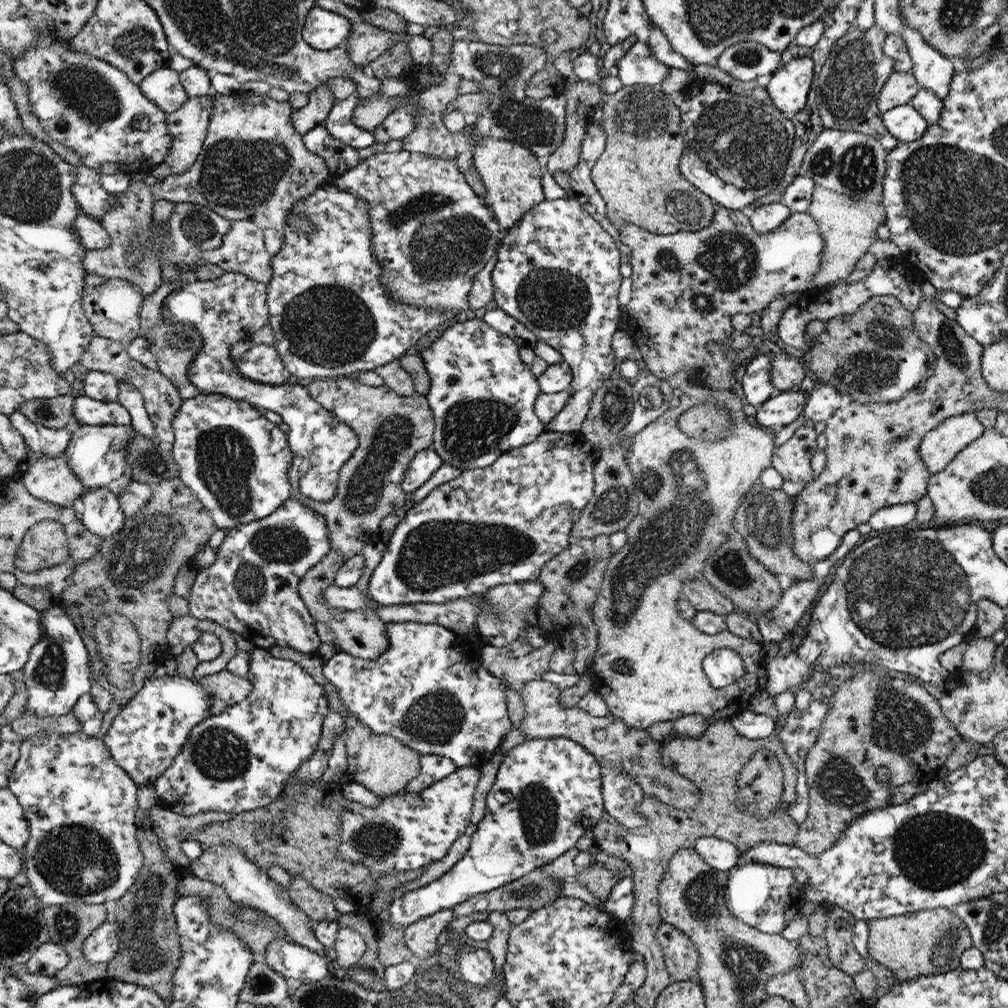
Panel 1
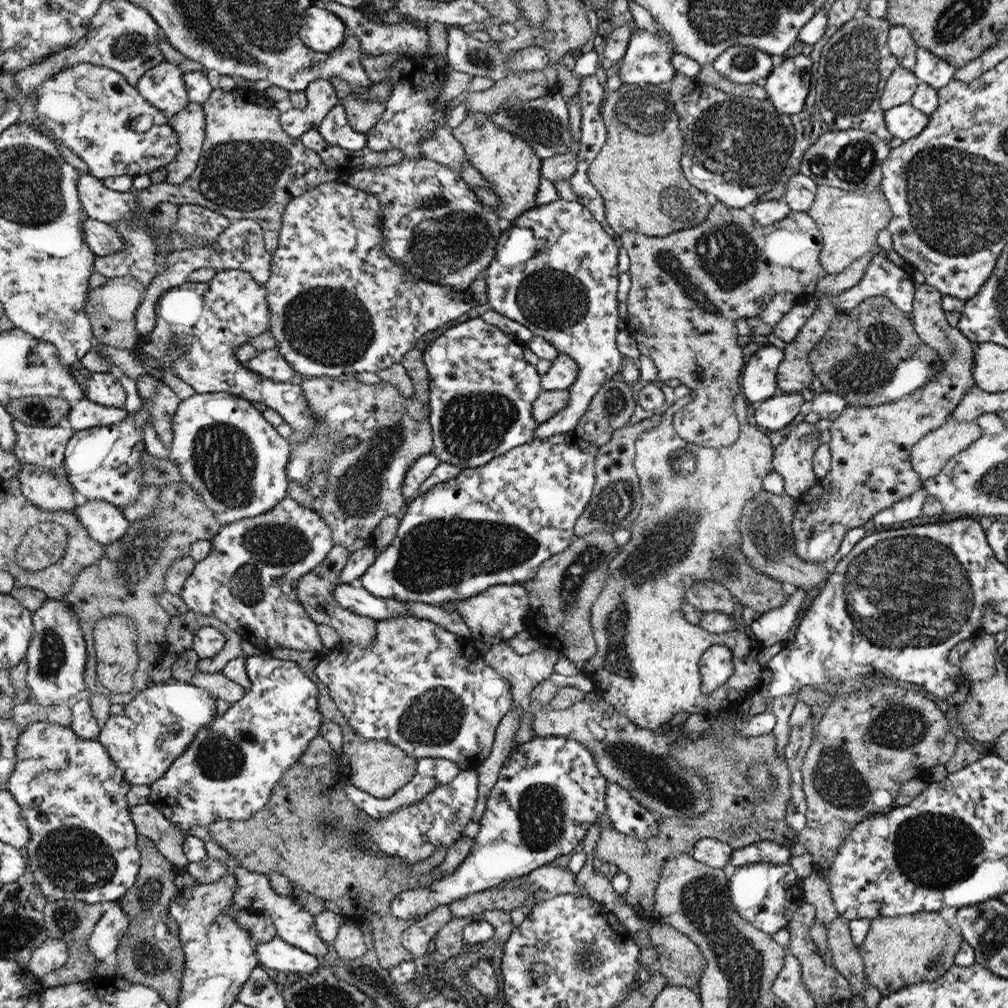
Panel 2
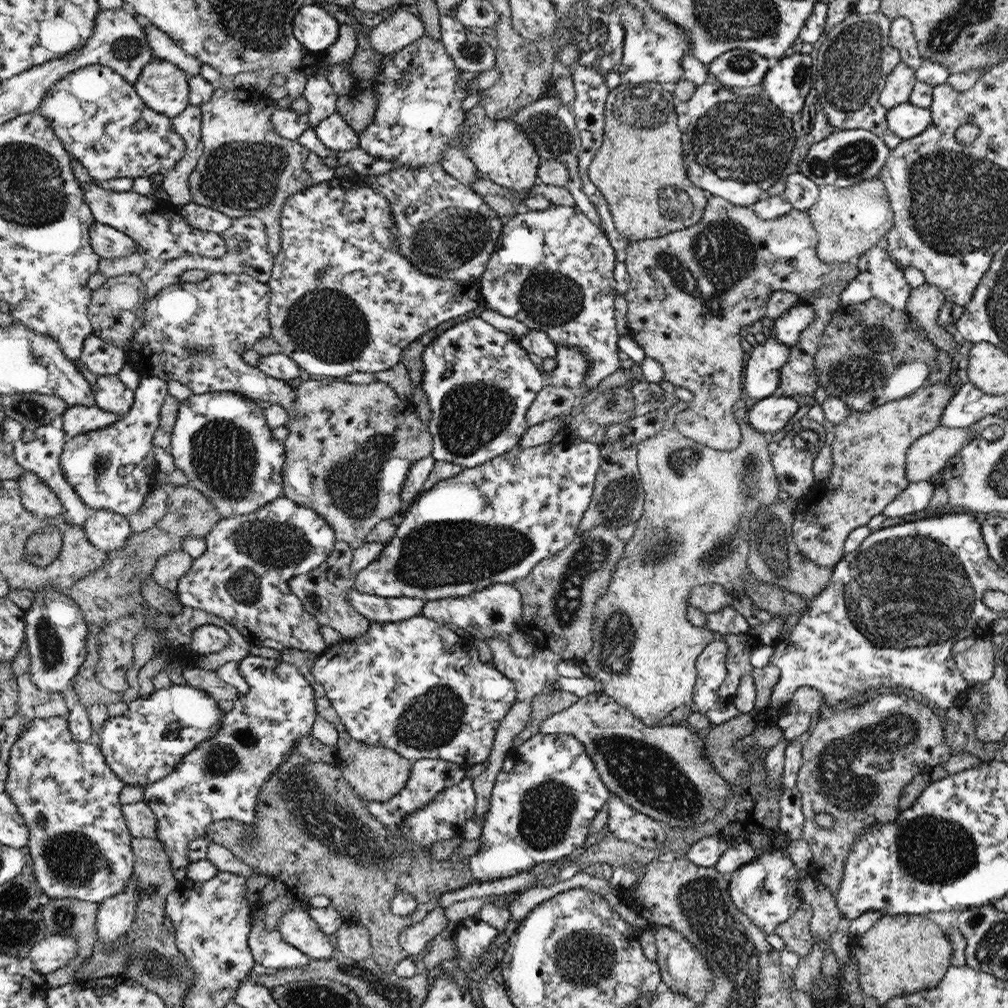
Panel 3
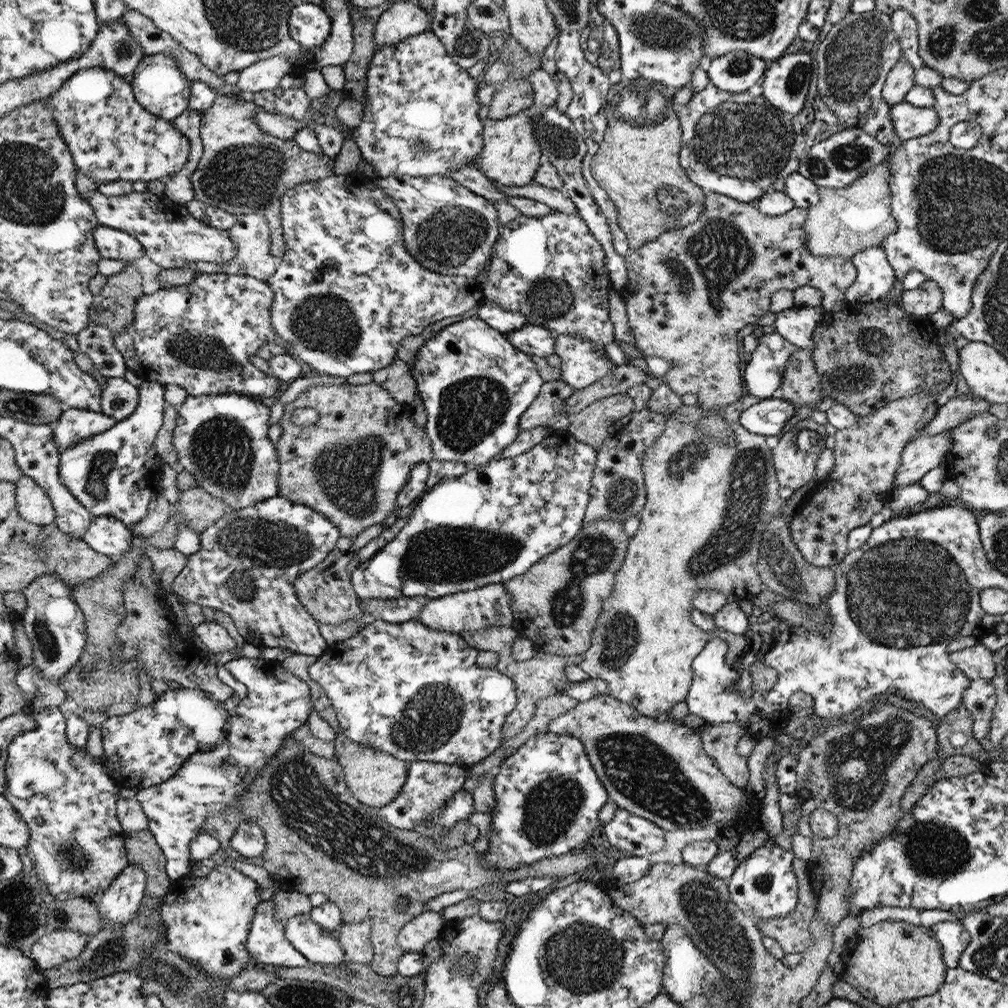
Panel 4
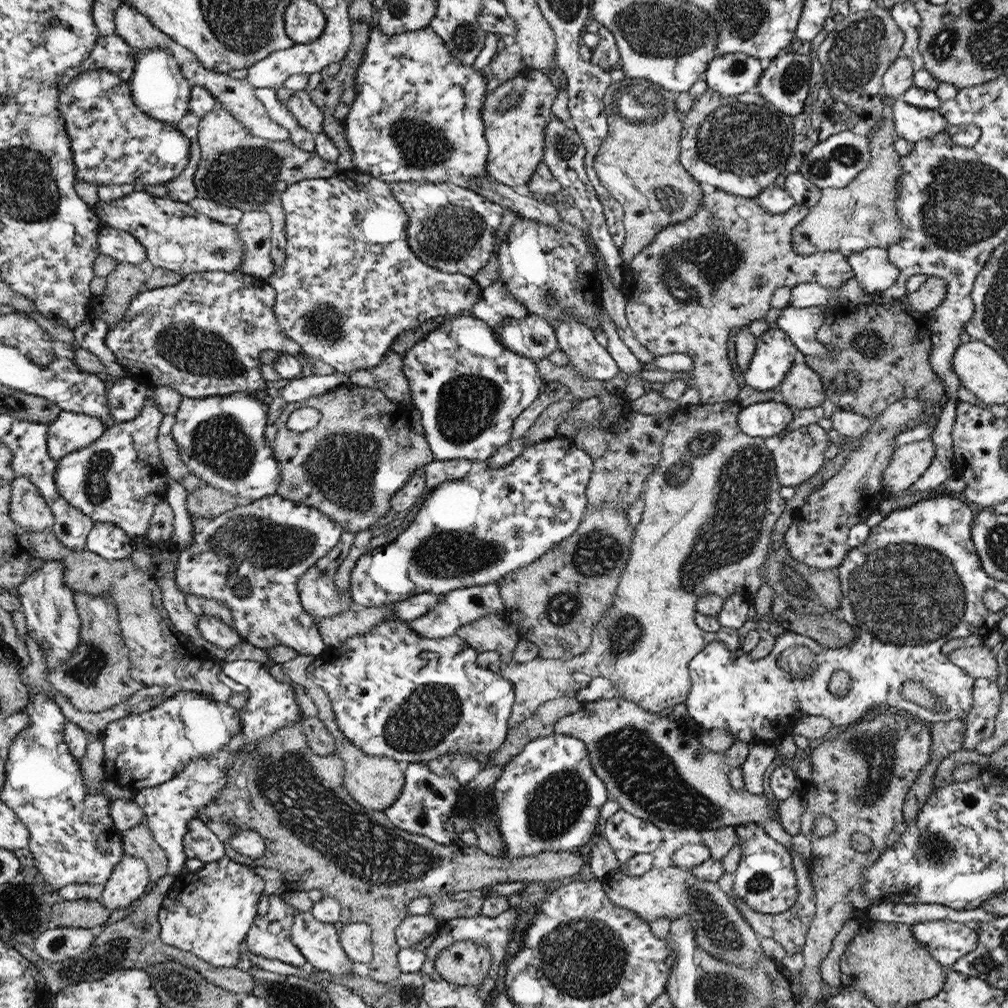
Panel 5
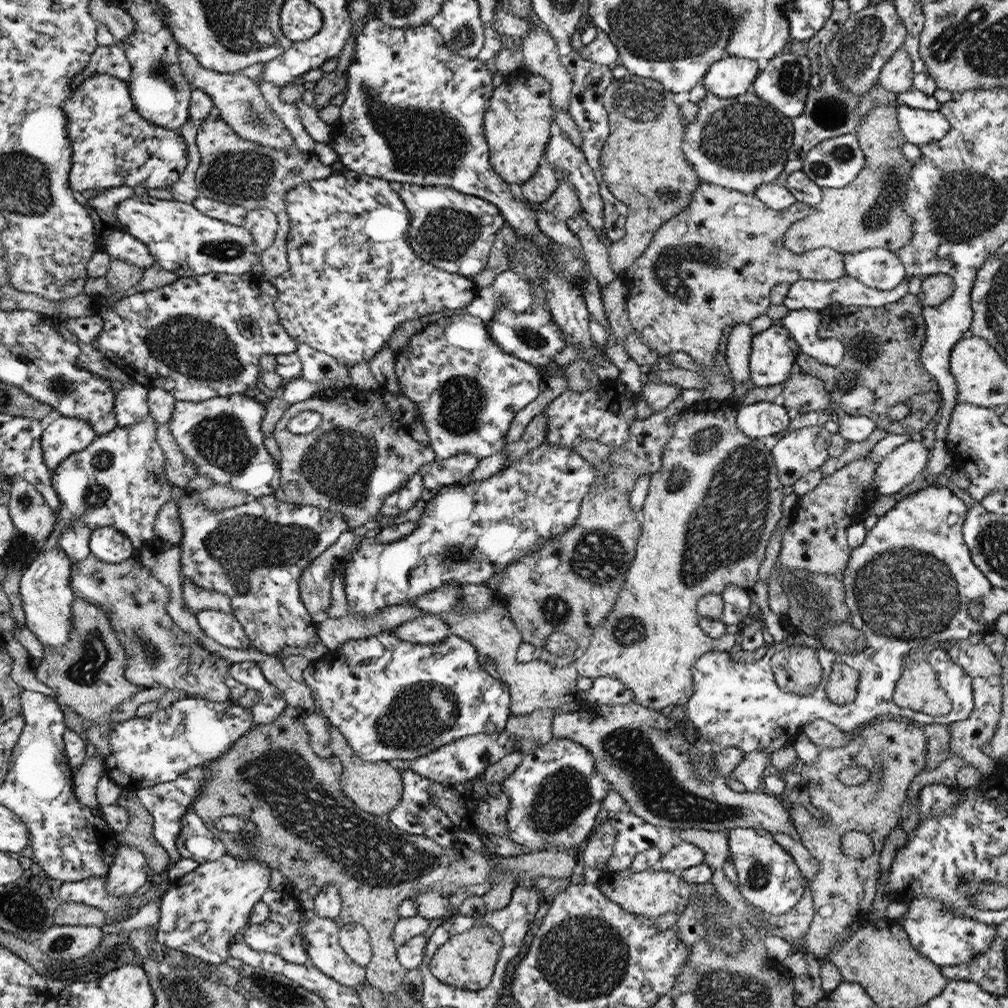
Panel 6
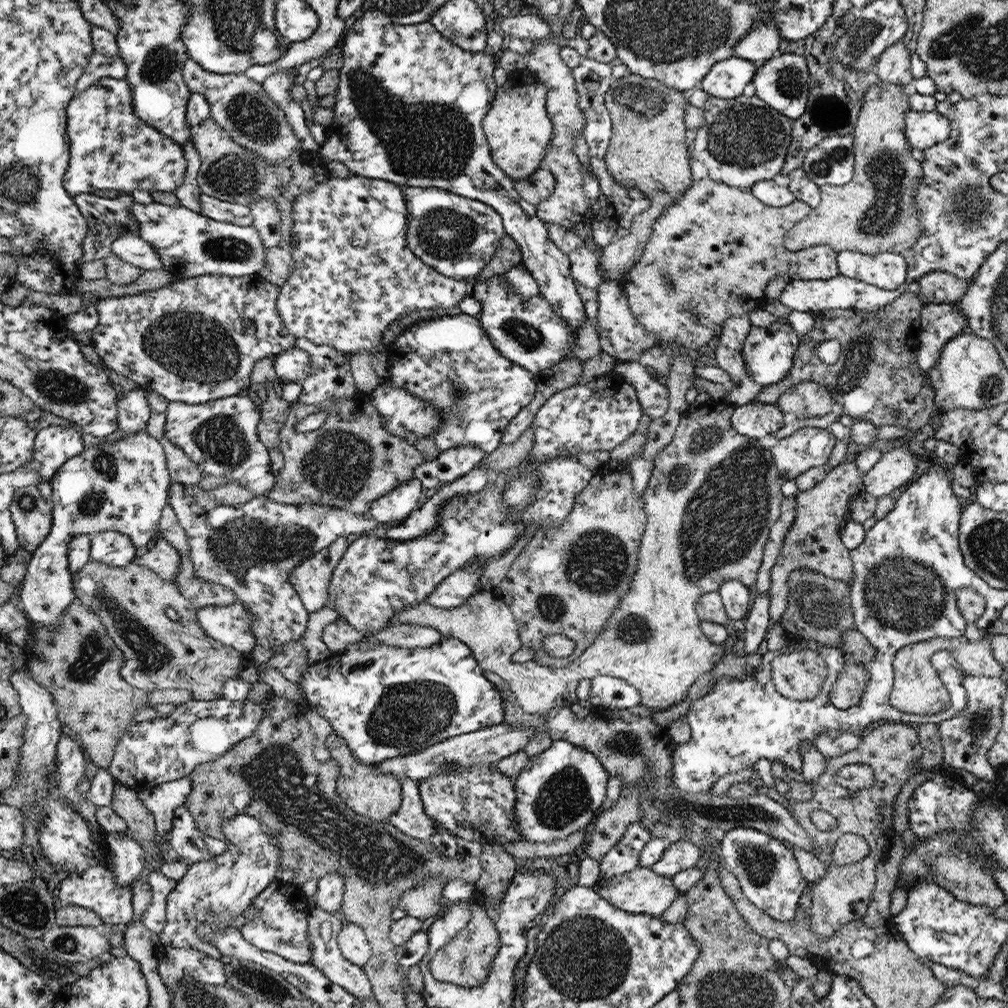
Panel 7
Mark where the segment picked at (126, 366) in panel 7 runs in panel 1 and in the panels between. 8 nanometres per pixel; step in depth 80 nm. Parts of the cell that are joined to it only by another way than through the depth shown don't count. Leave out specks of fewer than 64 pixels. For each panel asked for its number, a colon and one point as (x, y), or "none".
1: (231, 308)
2: (211, 319)
3: (194, 333)
4: (200, 335)
5: (204, 336)
6: (201, 337)

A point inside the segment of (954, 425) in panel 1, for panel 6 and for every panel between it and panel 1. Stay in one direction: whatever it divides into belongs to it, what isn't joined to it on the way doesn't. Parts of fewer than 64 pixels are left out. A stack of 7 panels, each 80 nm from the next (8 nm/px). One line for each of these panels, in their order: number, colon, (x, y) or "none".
2: (930, 455)
3: (927, 456)
4: (922, 455)
5: (909, 463)
6: (899, 468)

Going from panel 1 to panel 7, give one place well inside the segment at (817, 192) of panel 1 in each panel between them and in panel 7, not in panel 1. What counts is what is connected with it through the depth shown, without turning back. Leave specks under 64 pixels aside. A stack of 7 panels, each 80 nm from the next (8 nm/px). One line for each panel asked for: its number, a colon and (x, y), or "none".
2: (849, 221)
3: (849, 221)
4: (844, 222)
5: (864, 214)
6: (868, 214)
7: (876, 212)

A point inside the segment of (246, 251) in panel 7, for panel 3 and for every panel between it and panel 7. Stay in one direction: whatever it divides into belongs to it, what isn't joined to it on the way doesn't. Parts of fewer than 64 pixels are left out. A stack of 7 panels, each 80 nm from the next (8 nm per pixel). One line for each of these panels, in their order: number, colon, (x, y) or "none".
3: (162, 231)
4: (172, 238)
5: (178, 238)
6: (184, 241)

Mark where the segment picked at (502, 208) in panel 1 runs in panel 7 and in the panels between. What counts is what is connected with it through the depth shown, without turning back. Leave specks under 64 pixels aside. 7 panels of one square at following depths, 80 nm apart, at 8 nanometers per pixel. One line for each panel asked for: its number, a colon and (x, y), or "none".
2: (511, 166)
3: (499, 149)
4: (511, 152)
5: (515, 136)
6: (517, 124)
7: (519, 128)

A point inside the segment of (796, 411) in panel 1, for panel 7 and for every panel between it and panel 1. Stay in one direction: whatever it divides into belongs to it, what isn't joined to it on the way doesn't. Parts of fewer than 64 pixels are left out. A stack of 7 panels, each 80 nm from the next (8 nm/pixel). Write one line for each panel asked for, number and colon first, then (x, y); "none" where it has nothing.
2: (773, 414)
3: (770, 415)
4: (767, 417)
5: (763, 419)
6: (763, 419)
7: (755, 420)

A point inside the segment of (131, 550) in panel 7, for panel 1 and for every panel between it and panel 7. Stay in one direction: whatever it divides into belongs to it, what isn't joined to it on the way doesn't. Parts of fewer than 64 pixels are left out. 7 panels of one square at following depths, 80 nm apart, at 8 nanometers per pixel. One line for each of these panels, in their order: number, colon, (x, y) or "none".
1: (101, 511)
2: (106, 522)
3: (108, 530)
4: (110, 536)
5: (109, 540)
6: (107, 543)

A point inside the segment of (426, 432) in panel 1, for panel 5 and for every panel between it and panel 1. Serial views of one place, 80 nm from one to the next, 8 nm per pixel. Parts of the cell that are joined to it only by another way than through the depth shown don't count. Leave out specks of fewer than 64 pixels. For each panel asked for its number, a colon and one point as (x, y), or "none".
2: (392, 431)
3: (350, 447)
4: (350, 465)
5: (363, 450)

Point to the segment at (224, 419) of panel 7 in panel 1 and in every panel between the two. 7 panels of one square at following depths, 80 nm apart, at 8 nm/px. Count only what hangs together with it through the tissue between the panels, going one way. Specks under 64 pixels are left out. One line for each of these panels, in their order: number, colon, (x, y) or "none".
1: (236, 461)
2: (226, 451)
3: (221, 441)
4: (222, 440)
5: (221, 439)
6: (222, 437)

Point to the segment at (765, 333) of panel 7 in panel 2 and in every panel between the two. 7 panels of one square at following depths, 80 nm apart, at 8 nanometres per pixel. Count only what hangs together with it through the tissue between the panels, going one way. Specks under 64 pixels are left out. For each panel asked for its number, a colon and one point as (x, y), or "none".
2: (759, 380)
3: (765, 360)
4: (763, 375)
5: (775, 353)
6: (774, 351)

